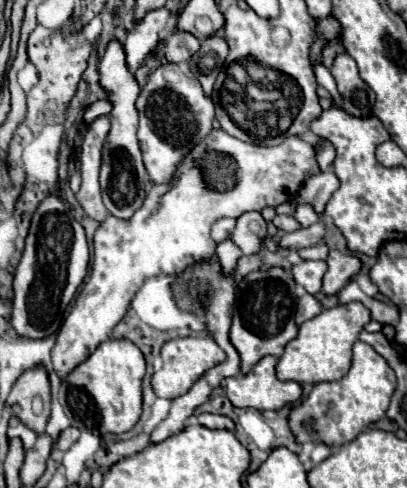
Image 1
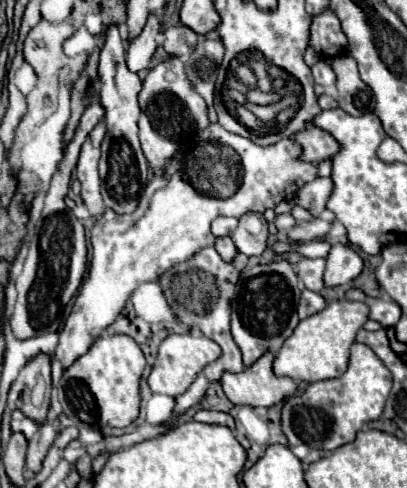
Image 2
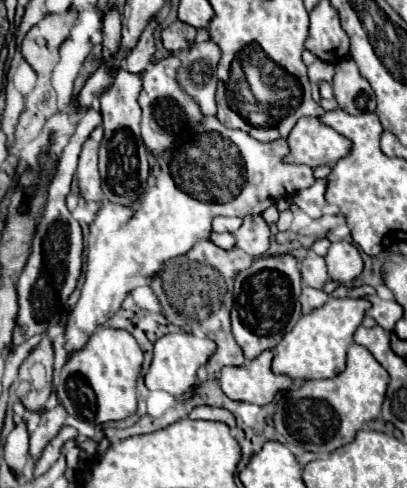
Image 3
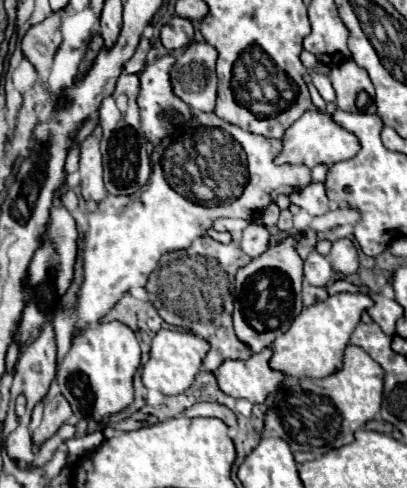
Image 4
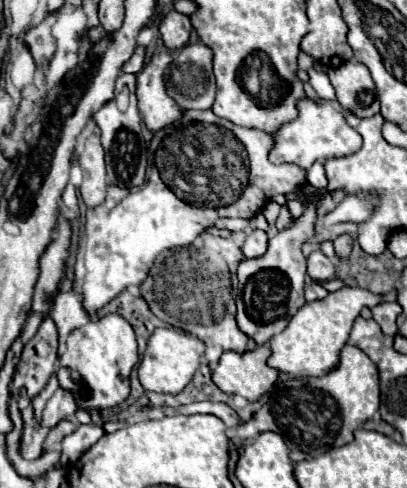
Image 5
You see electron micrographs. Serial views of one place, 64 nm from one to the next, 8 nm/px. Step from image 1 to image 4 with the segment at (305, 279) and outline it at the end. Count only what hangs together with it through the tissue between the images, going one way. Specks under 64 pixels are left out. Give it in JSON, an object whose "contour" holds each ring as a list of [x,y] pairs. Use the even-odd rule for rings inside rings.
{"contour":[[[316,250],[308,254],[308,258],[304,260],[304,278],[312,284],[312,286],[326,286],[328,280],[334,276],[330,260],[322,254],[318,254]]]}

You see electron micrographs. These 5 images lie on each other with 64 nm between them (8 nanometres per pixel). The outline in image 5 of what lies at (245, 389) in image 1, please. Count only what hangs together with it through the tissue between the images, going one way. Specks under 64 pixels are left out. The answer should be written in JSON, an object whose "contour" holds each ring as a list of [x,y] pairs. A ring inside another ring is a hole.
{"contour":[[[260,346],[244,354],[224,352],[212,372],[212,380],[226,394],[240,394],[246,400],[256,402],[274,386],[280,374],[266,364],[268,356],[268,346]]]}

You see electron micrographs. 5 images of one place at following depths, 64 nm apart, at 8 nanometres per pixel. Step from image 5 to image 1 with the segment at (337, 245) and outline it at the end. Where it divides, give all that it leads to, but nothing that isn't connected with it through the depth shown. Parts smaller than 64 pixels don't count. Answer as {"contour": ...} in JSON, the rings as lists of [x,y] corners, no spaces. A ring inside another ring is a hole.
{"contour":[[[336,248],[330,250],[328,258],[326,258],[326,264],[328,264],[328,272],[324,276],[324,294],[326,296],[334,296],[338,294],[344,284],[358,274],[360,270],[360,260],[354,256],[354,254],[340,254]]]}

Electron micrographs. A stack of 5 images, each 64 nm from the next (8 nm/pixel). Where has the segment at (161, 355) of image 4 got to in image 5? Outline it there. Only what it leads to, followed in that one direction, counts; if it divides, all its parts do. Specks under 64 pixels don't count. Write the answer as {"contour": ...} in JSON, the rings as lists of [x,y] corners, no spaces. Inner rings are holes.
{"contour":[[[174,327],[156,328],[156,332],[148,340],[148,348],[138,366],[138,378],[140,378],[142,386],[146,390],[164,392],[164,394],[182,392],[188,386],[188,382],[192,380],[194,372],[198,370],[204,348],[206,348],[204,342],[198,340],[194,334]]]}

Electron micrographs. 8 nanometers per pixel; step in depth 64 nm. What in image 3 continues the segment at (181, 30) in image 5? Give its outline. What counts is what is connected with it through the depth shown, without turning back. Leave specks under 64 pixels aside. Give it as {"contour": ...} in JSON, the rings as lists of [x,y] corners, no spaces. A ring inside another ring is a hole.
{"contour":[[[176,20],[174,24],[170,24],[168,28],[162,30],[162,44],[168,52],[180,52],[180,50],[188,50],[190,44],[196,38],[196,30],[180,20]]]}

